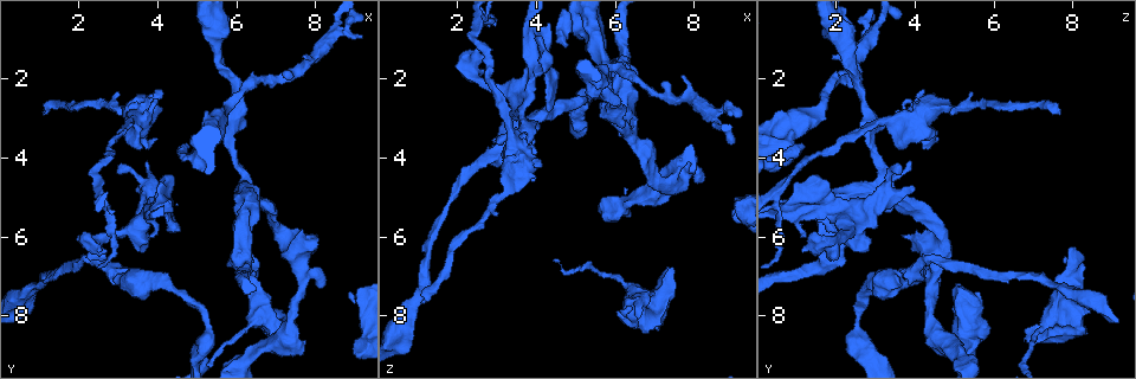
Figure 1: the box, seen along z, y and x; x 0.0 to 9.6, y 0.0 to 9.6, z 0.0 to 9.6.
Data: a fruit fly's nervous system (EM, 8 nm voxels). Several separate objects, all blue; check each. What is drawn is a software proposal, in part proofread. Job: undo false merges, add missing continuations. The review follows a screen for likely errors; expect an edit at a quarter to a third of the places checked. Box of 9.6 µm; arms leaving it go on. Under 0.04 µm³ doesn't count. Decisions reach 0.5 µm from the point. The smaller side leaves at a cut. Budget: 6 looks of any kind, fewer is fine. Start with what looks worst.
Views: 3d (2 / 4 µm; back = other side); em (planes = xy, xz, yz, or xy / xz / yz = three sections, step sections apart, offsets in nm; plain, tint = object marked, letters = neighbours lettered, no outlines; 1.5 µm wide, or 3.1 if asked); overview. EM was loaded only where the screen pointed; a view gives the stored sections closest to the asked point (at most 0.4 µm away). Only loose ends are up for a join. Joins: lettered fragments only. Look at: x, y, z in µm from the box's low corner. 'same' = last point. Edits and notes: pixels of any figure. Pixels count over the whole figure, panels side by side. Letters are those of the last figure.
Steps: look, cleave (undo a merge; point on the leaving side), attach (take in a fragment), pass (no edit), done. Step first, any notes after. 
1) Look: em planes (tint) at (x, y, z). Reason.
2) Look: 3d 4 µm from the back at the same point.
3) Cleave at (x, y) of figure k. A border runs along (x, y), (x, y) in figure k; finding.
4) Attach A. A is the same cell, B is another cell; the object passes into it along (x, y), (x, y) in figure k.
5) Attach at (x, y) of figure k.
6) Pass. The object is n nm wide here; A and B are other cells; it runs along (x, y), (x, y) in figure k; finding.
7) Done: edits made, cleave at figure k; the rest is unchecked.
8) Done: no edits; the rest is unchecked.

Look: em xz step 8 (plain) at (1.10, 2.85, 7.65). Free end.

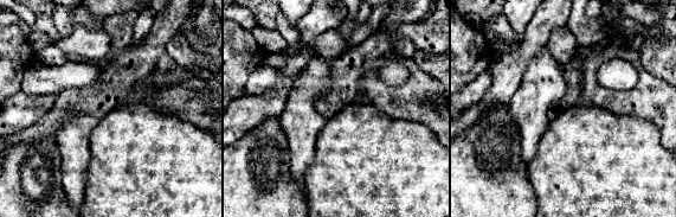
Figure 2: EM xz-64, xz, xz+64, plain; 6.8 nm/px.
Look: em xz step 8 (letters) at the same point.

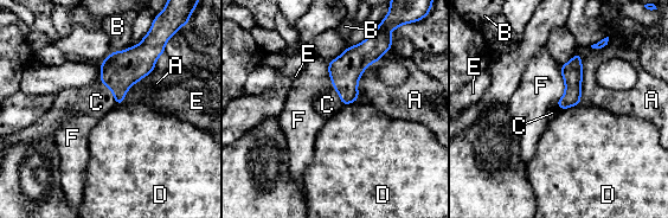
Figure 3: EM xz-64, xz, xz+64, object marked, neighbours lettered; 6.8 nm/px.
Attach C. C is the same cell, A, B, D, E and F are other cells; the neuron continues.

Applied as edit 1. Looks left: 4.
Look: em planes (letters) at (8.95, 8.90, 5.30). Stops while still wide.

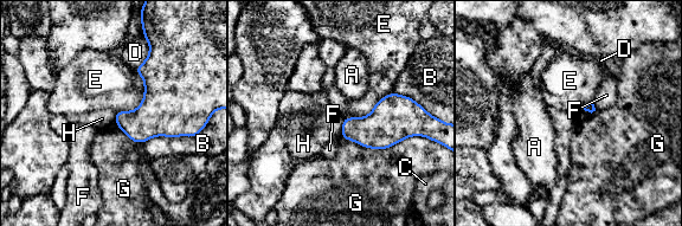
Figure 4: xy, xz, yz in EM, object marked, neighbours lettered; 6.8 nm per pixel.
Pass. The longest contact is with G, 550 nm; A, B, C, D, E, F, G and H are other cells; none of them fits.

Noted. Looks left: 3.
Look: 3d 4 µm at (4.15, 2.25, 4.20). An open end.

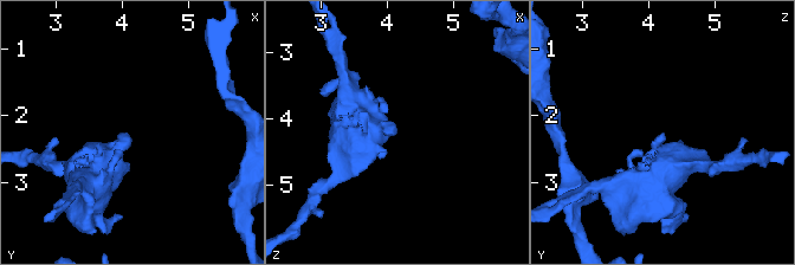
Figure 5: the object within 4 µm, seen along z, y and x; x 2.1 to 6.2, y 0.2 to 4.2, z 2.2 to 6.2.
Look: em 3.1 µm planes (letters) at (4.10, 2.25, 4.20).

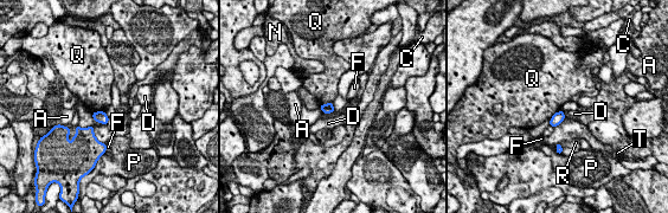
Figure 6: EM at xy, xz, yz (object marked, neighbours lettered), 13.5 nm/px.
Pass. A, C, D, F, N, P, Q, R and T are other cells; a border runs along (103, 110), (92, 113) in figure 6; none of them fits.

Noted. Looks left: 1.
Done: edits made, attach at figure 3; the rest is unchecked.

